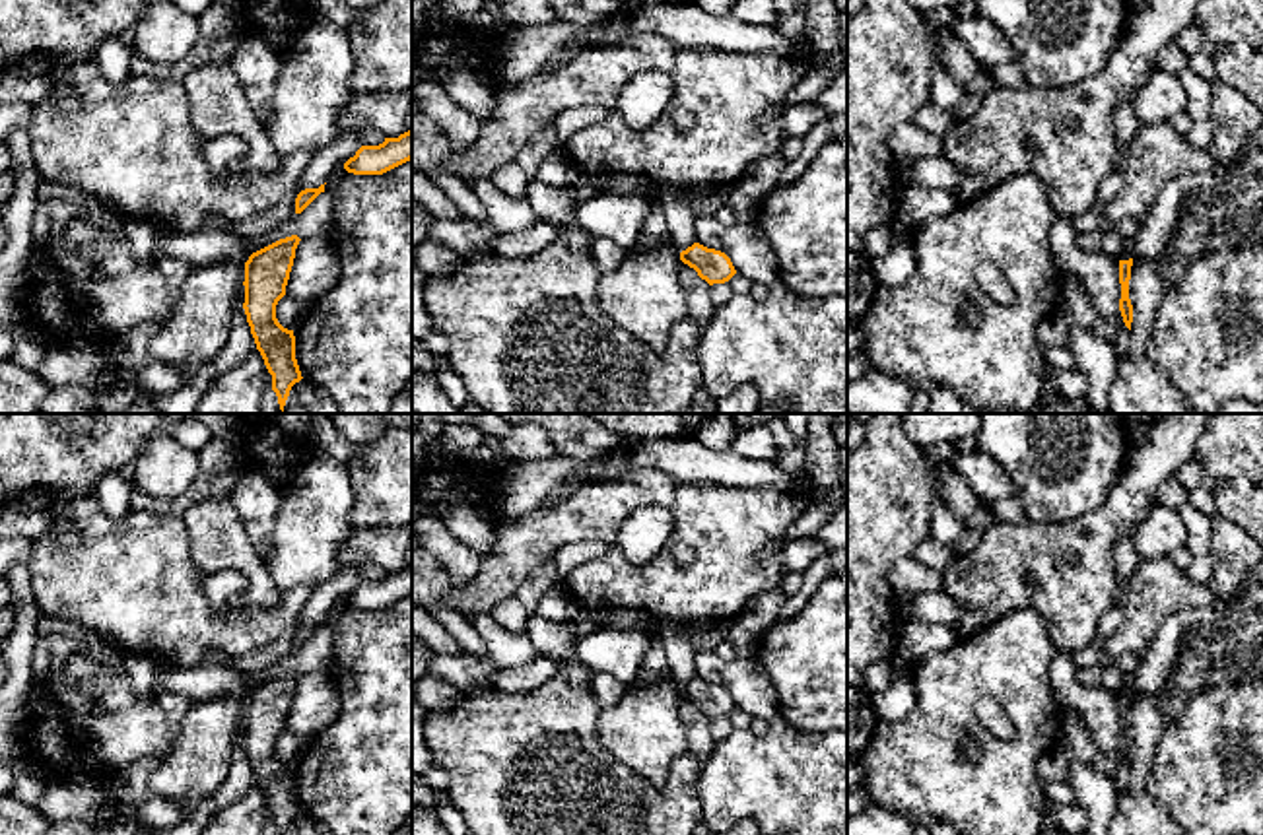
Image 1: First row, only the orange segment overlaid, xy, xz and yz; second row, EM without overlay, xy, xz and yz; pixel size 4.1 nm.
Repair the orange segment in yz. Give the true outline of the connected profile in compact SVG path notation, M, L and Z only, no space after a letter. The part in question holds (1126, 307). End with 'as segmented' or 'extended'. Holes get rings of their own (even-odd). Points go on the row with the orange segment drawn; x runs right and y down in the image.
M1133 258L1119 260L1119 284L1121 284L1119 311L1121 311L1123 322L1129 330L1131 330L1131 322L1133 322L1133 305L1129 299L1131 266L1133 266Z; as segmented

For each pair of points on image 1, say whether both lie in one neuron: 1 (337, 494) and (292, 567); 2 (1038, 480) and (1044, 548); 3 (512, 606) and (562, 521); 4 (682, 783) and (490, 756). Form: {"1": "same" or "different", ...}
{"1": "same", "2": "different", "3": "different", "4": "same"}

